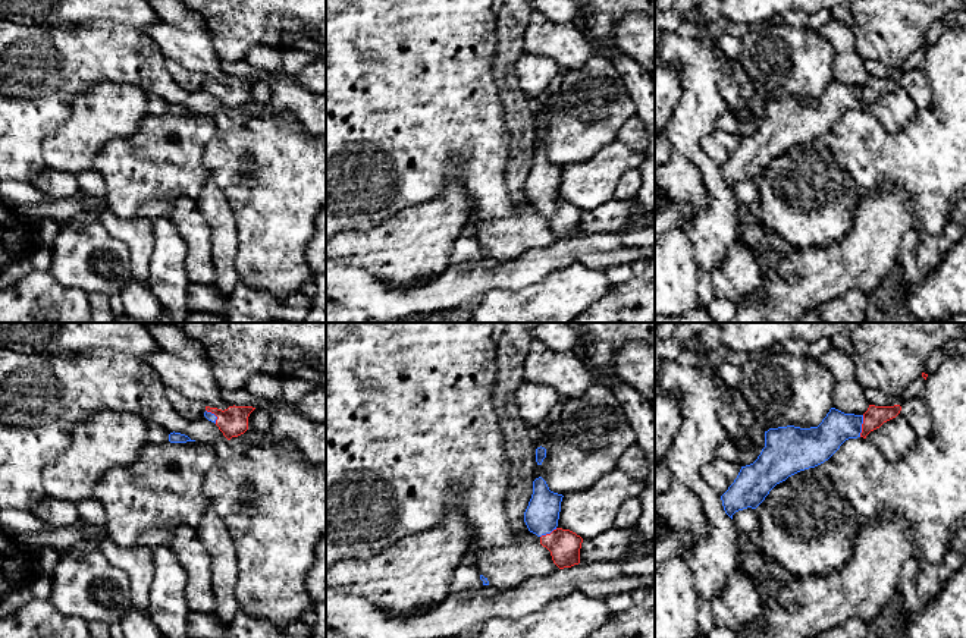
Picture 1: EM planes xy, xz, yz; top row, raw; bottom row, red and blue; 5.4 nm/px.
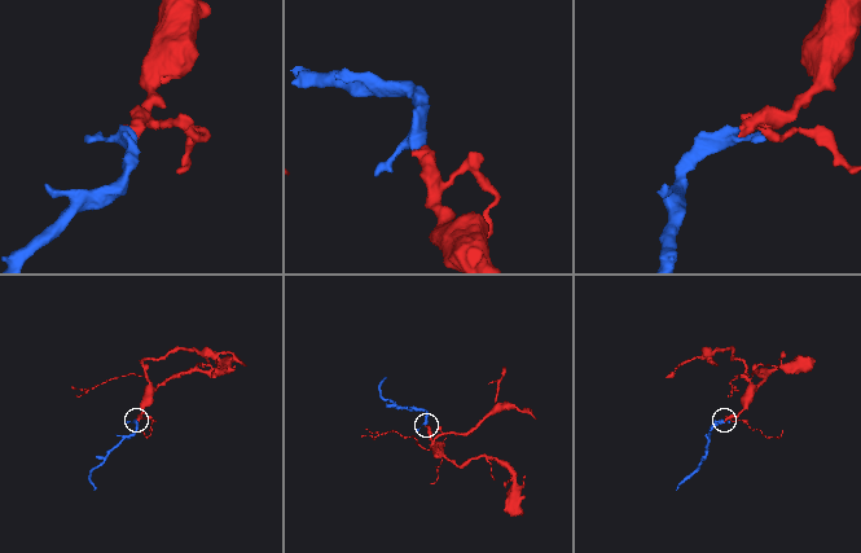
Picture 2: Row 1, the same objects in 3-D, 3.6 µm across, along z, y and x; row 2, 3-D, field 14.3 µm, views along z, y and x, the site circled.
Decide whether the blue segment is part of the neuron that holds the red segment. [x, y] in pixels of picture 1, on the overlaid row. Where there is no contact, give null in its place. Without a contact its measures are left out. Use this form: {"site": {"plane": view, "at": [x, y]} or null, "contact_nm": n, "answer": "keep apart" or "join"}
{"site": {"plane": "yz", "at": [862, 426]}, "contact_nm": 120, "answer": "join"}

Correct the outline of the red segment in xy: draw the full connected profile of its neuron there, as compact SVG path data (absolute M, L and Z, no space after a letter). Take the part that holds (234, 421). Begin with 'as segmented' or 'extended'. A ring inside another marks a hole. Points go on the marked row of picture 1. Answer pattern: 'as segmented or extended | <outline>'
extended | M206 406L204 417L214 422L223 436L230 440L248 430L248 417L255 408L253 406L229 406L222 411L217 408Z

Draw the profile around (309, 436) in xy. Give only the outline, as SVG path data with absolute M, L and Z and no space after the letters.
M285 408L269 411L269 431L266 434L248 428L244 434L232 437L229 443L269 447L286 440L292 441L310 462L326 465L326 424L316 422L297 411Z

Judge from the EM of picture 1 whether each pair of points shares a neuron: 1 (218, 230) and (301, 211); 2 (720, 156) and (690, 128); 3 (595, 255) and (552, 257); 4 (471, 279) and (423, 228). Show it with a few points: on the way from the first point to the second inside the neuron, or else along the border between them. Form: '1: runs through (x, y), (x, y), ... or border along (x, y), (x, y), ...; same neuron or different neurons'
1: border along (223, 194), (235, 225), (235, 261); different neurons
2: border along (714, 129), (702, 138), (702, 150), (720, 167); different neurons
3: runs through (585, 255), (563, 255); same neuron
4: border along (448, 264), (439, 273), (417, 280); different neurons

